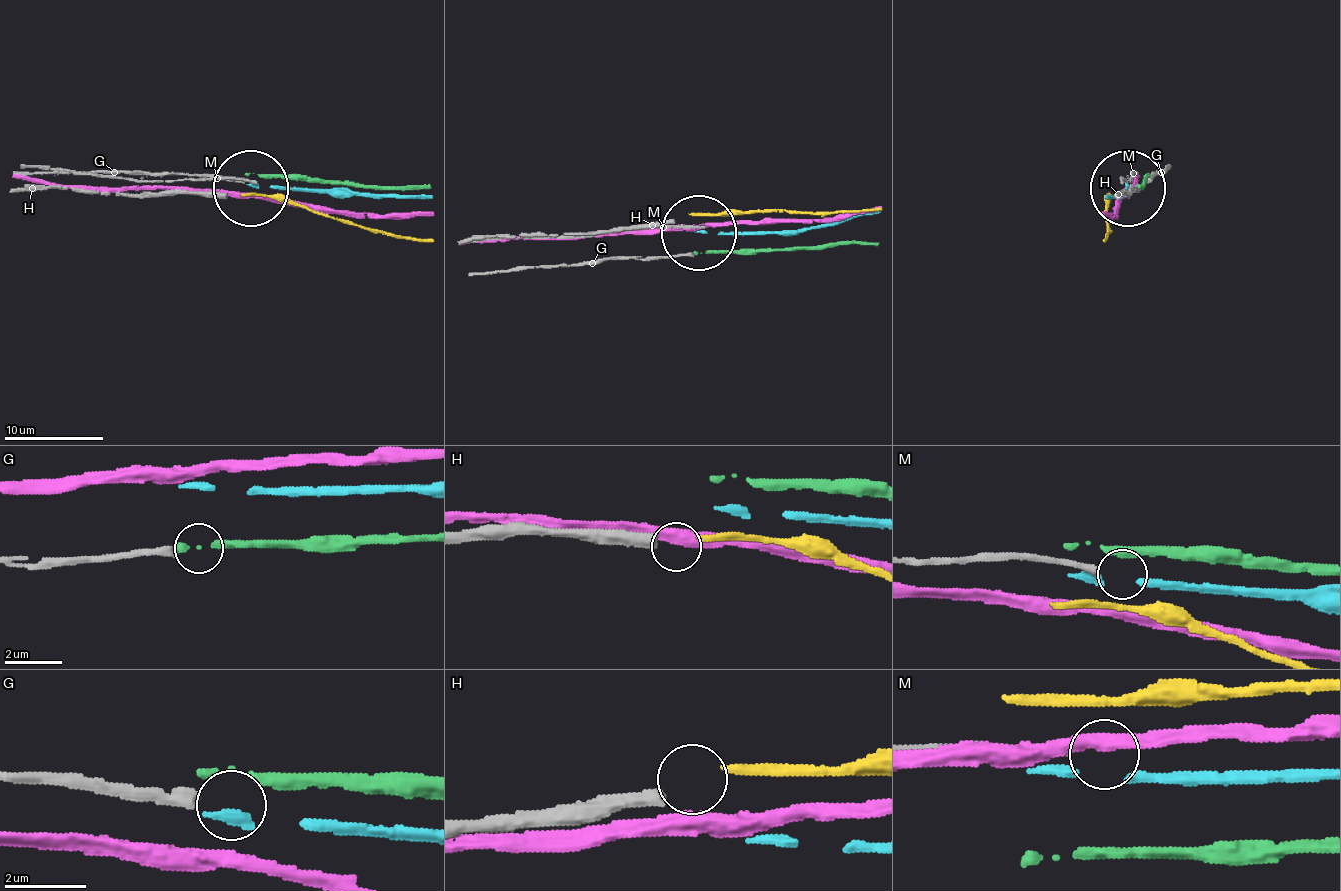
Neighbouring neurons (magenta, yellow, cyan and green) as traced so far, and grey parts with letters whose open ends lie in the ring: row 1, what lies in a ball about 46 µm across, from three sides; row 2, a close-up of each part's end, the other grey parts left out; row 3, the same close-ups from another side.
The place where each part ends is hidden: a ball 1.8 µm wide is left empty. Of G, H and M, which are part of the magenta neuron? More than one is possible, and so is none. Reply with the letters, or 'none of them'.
none of them

